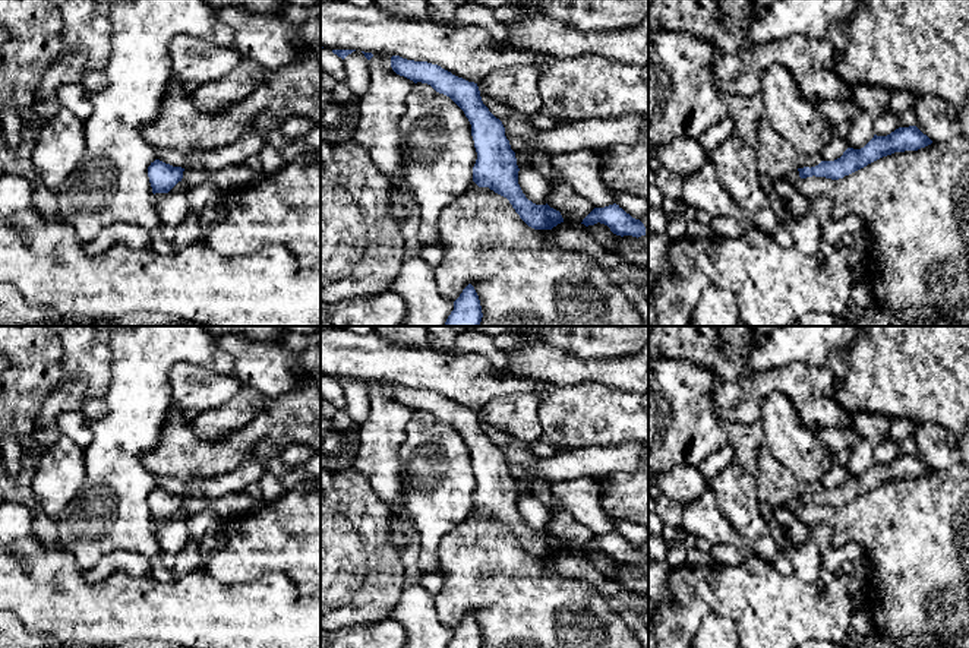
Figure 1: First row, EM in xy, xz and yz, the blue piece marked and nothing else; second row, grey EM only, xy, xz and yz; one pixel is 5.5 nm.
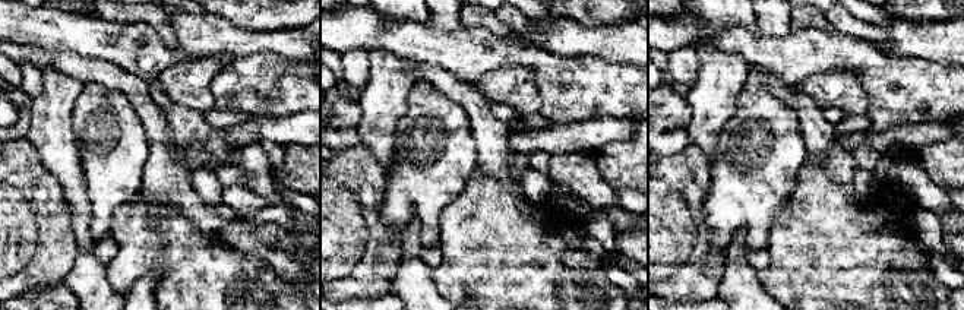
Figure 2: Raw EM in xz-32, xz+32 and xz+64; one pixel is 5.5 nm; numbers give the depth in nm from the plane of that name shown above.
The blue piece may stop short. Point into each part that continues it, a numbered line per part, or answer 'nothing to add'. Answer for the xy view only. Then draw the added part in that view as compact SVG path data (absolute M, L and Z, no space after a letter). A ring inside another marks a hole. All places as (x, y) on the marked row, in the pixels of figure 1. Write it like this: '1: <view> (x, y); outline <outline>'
nothing to add

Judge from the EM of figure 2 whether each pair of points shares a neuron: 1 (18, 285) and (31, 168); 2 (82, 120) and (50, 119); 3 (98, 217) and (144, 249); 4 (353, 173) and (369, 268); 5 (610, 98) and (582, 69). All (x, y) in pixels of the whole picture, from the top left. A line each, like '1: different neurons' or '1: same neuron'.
1: same neuron
2: different neurons
3: different neurons
4: same neuron
5: same neuron

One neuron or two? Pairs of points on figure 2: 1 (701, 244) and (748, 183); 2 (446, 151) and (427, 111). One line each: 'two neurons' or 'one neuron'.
1: two neurons
2: one neuron

